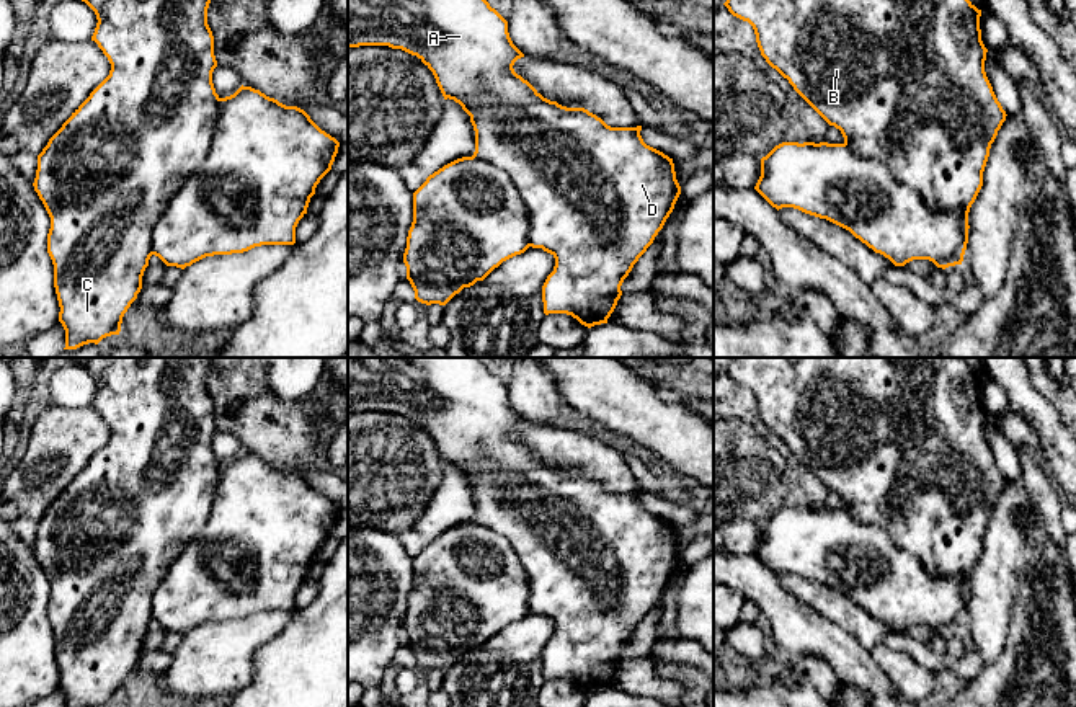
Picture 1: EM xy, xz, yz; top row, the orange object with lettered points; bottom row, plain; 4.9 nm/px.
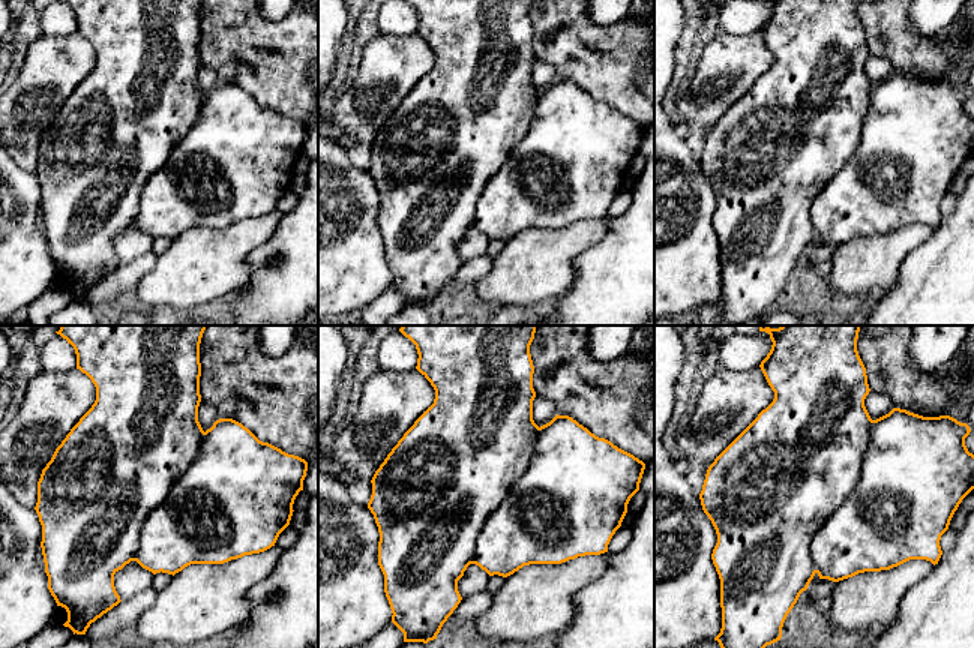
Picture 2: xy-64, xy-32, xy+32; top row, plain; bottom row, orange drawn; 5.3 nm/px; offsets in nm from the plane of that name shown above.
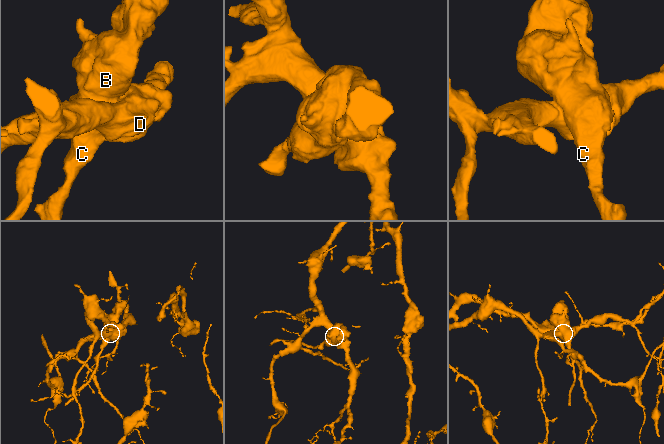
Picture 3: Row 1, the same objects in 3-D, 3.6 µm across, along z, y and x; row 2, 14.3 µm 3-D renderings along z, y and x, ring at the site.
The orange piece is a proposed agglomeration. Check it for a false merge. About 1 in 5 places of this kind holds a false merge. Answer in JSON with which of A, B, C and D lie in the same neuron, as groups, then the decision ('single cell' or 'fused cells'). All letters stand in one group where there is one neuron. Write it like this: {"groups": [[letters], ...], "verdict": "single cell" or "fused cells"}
{"groups": [["A", "D"], ["B", "C"]], "verdict": "fused cells"}

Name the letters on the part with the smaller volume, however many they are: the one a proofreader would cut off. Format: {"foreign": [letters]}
{"foreign": ["B", "C"]}

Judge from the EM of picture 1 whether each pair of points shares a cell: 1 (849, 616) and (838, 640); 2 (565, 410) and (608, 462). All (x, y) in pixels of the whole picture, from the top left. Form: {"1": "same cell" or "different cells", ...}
{"1": "different cells", "2": "different cells"}

